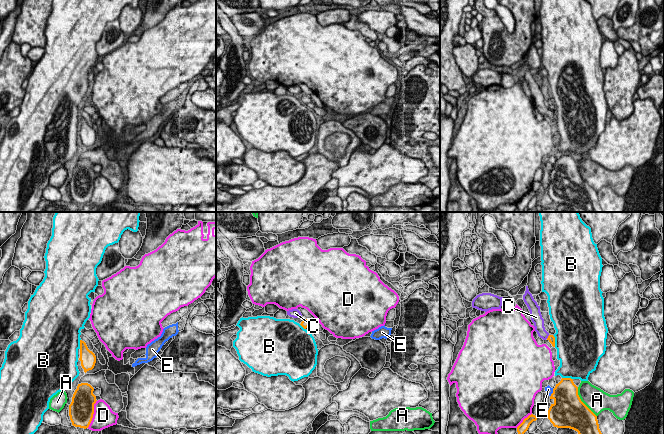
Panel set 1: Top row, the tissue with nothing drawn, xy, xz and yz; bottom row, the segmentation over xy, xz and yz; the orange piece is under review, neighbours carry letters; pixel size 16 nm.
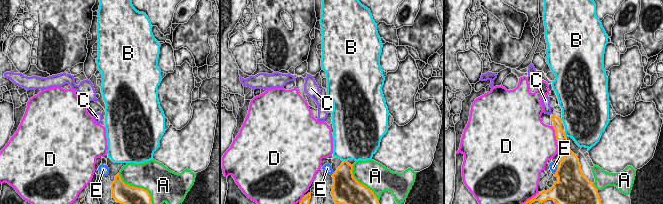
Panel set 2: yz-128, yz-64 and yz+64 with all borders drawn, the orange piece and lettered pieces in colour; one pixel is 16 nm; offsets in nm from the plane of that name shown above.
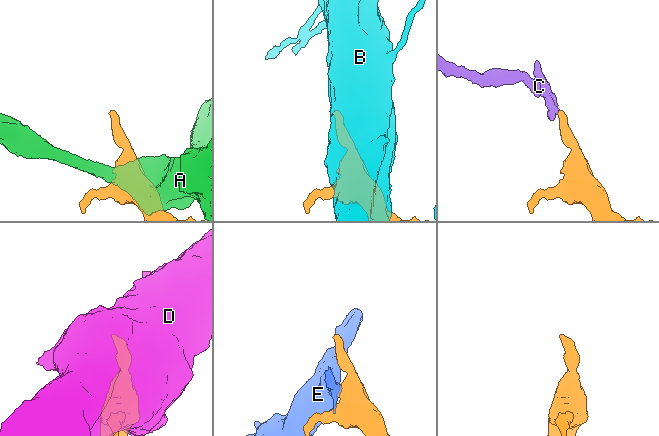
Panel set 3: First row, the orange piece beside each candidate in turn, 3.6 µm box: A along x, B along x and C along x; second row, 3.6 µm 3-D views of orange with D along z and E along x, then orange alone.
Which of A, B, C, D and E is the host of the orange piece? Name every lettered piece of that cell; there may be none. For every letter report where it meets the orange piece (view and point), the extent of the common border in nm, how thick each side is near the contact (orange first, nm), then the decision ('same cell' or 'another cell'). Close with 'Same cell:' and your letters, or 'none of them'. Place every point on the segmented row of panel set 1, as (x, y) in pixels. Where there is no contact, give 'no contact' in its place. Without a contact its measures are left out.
A: meets orange in yz at (582, 402); contact 550 nm long; 500 nm thick on the orange side, 360 nm on the other; another cell
B: meets orange in yz at (554, 341); contact 180 nm long; 120 nm thick on the orange side, 480 nm on the other; another cell
C: meets orange in yz at (548, 337); contact 80 nm long; 120 nm thick on the orange side, 160 nm on the other; same cell
D: meets orange in xy at (93, 413); contact 480 nm long; 400 nm thick on the orange side, 340 nm on the other; another cell
E: meets orange in yz at (552, 393); contact 140 nm long; 420 nm thick on the orange side, 120 nm on the other; another cell
Same cell: C

